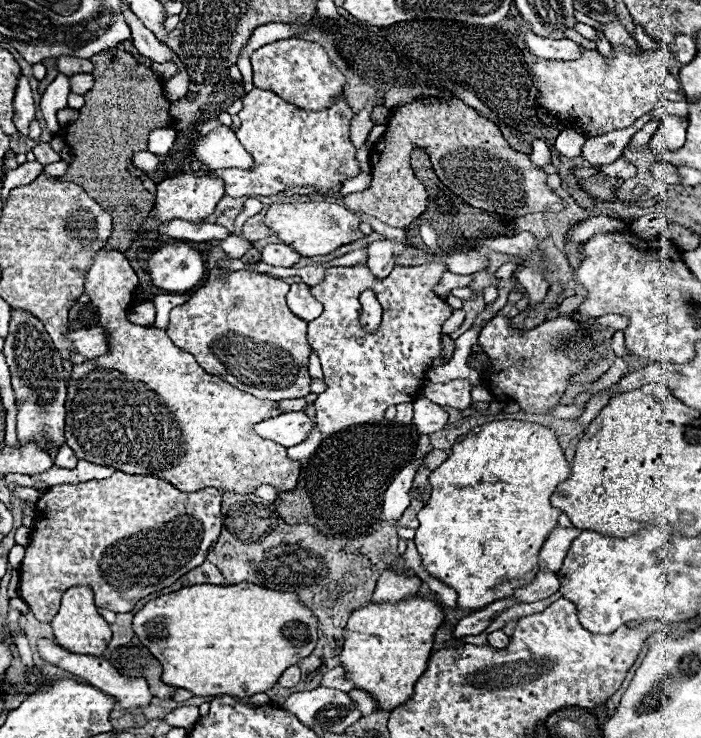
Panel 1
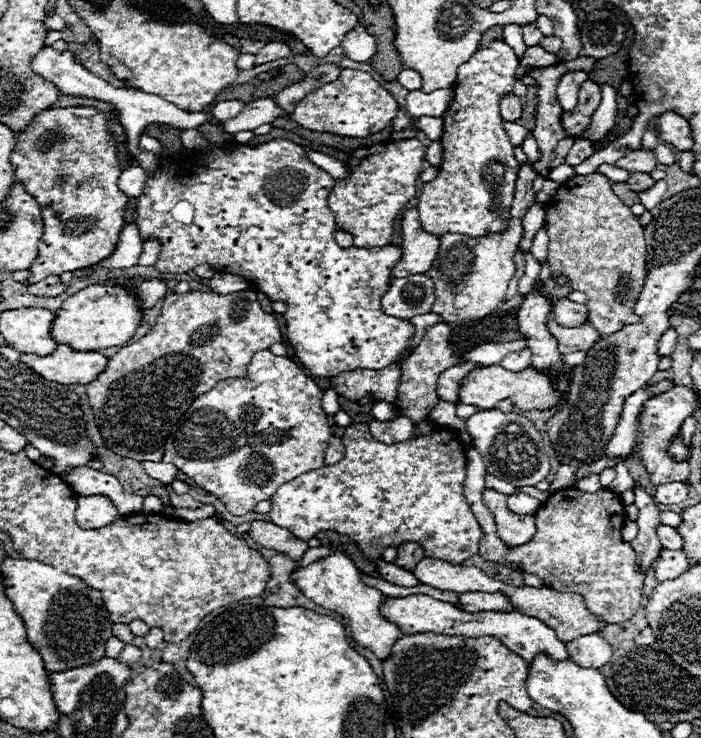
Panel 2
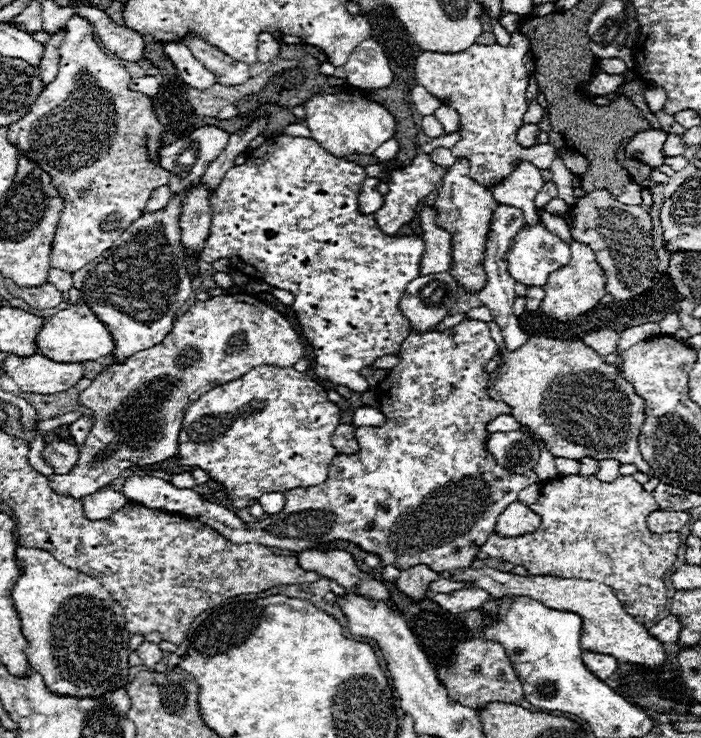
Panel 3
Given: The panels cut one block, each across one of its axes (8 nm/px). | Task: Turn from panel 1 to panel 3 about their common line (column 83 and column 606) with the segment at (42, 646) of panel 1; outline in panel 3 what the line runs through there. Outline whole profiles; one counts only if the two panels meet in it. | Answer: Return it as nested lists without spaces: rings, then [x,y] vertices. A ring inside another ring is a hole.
[[[582,652],[582,660],[586,664],[586,668],[590,668],[590,672],[594,672],[600,680],[606,680],[614,674],[614,670],[618,668],[616,658],[608,656],[608,654],[598,654],[598,652]]]

